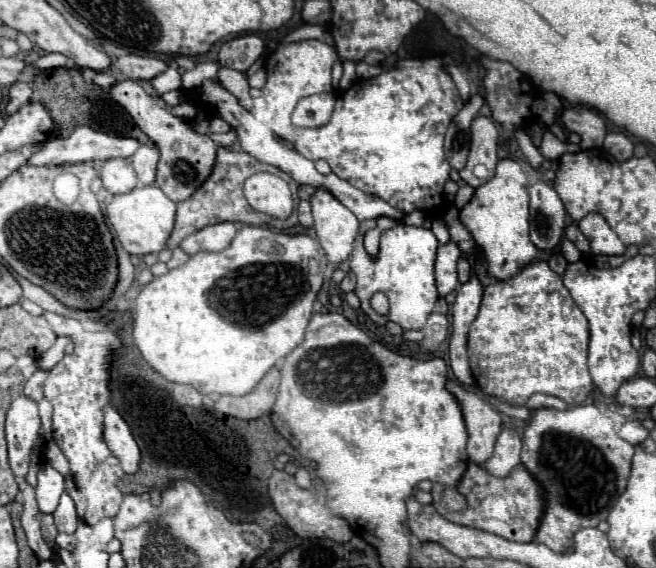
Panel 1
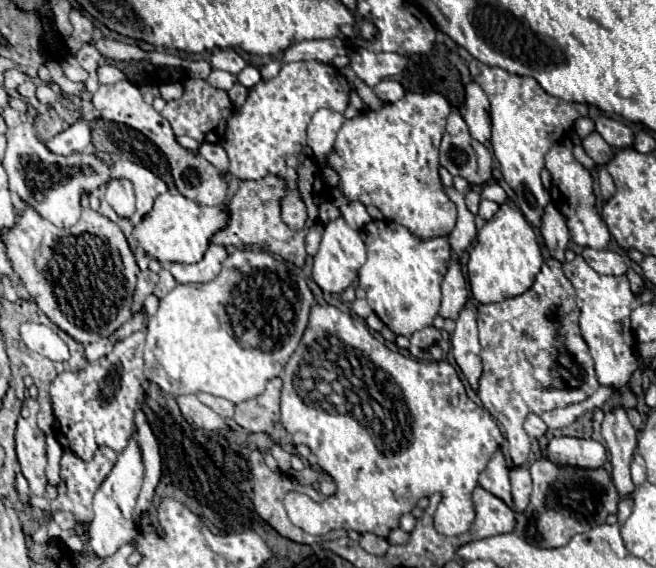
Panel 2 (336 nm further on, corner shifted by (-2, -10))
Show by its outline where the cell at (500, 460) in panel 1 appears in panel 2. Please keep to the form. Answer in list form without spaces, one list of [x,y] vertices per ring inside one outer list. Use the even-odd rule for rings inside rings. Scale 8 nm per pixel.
[[[510,466],[510,484],[512,484],[512,500],[518,512],[524,512],[528,506],[528,498],[532,492],[530,472],[524,466]]]

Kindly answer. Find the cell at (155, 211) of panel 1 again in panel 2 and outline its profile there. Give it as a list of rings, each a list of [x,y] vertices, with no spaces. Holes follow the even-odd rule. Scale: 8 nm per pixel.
[[[162,194],[156,198],[152,210],[142,216],[138,224],[134,224],[134,240],[138,246],[156,258],[160,264],[164,262],[184,262],[194,264],[204,256],[204,250],[210,244],[210,238],[220,226],[224,226],[226,214],[224,206],[198,206],[196,202],[184,198],[182,194]]]

